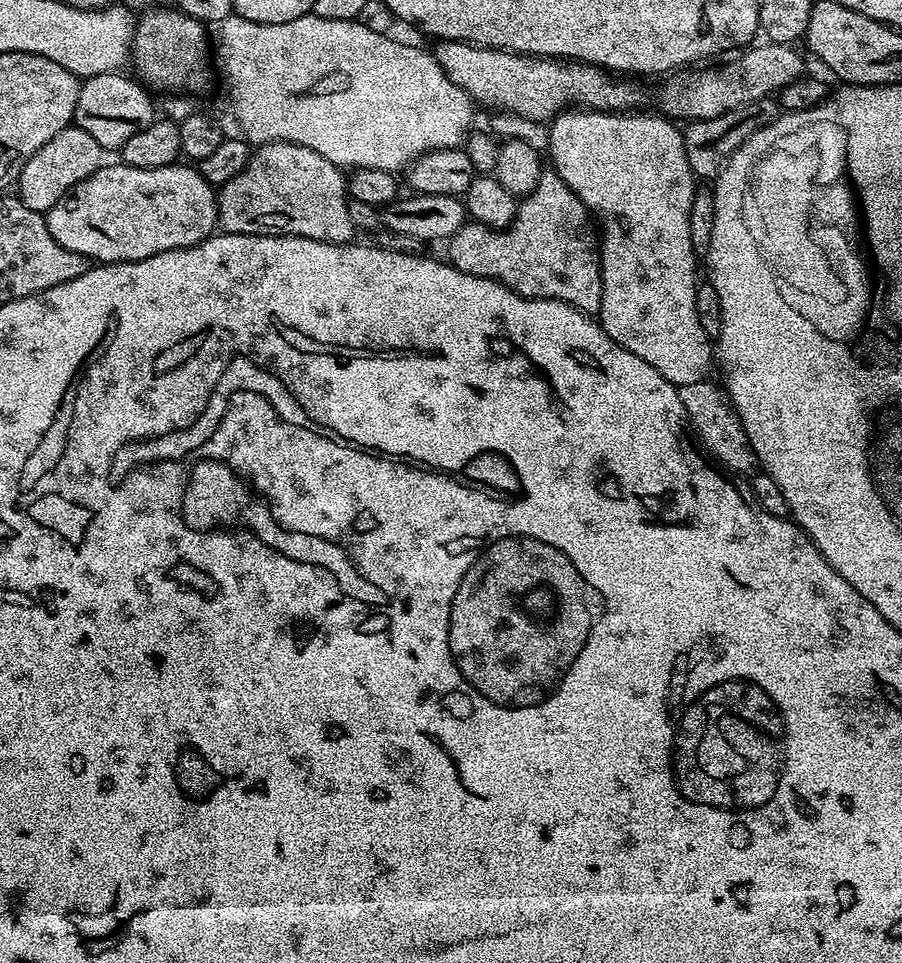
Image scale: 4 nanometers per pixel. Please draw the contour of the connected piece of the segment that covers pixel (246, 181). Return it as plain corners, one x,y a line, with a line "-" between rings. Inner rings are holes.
273,140
270,144
259,145
249,155
244,169
234,174
234,178
230,178
225,184
219,185
216,193
218,228
224,234
301,236
318,242
347,244
358,232
350,220
349,199
348,180
340,165
322,158
322,154
306,146

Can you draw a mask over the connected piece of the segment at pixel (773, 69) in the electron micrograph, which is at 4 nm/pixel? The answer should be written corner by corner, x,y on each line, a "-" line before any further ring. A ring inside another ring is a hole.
764,42
761,48
756,47
741,51
737,60
721,68
701,67
699,70
684,70
669,75
663,81
663,111
669,117
683,122
714,118
735,108
743,108
745,104
759,104
762,100
775,97
783,88
790,86
790,82
805,75
804,60
795,52
797,49
793,45

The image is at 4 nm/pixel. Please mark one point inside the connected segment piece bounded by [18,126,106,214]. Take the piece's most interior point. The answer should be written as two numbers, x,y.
70,157

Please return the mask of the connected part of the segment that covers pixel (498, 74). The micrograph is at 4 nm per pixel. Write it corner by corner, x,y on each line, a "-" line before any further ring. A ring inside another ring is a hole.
442,40
435,45
434,55
454,86
458,86
477,105
501,108
524,120
551,122
561,112
575,106
613,114
632,110
640,100
635,79
621,78
592,64
574,60
557,60
543,56
524,56
521,52
504,52
501,48
483,48
461,40

